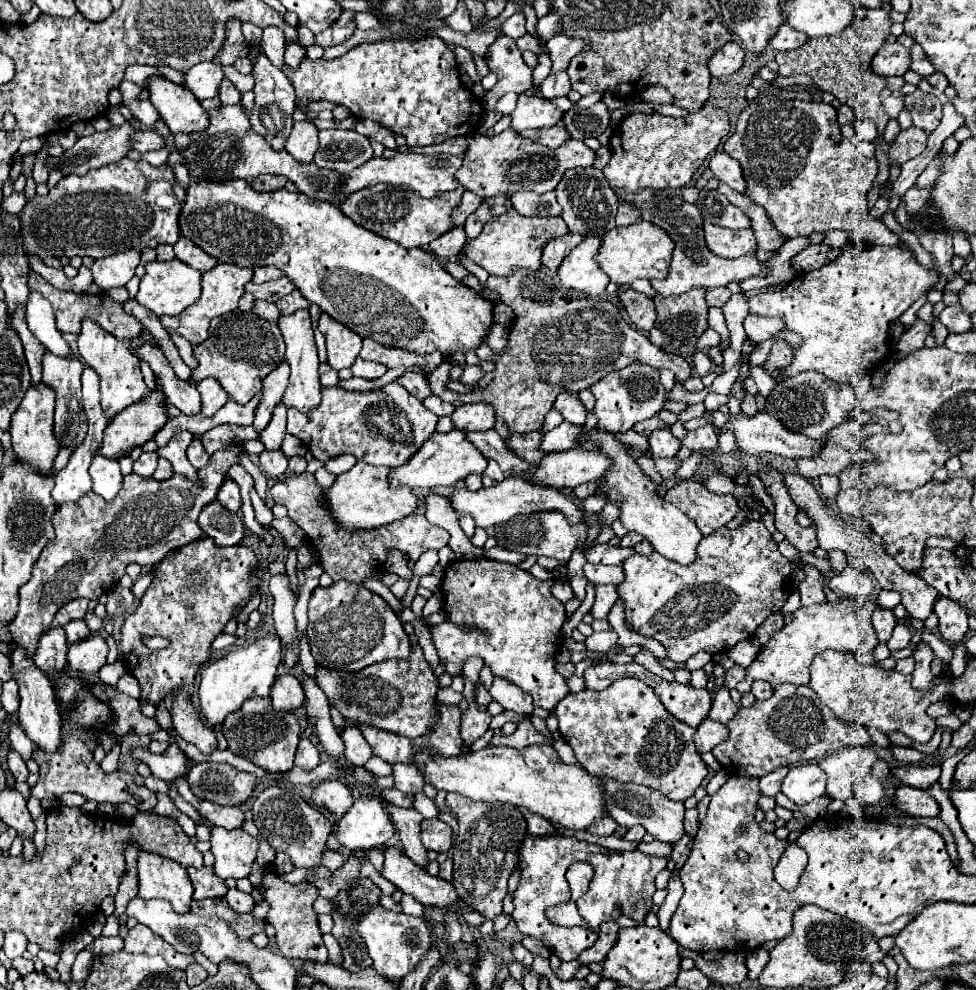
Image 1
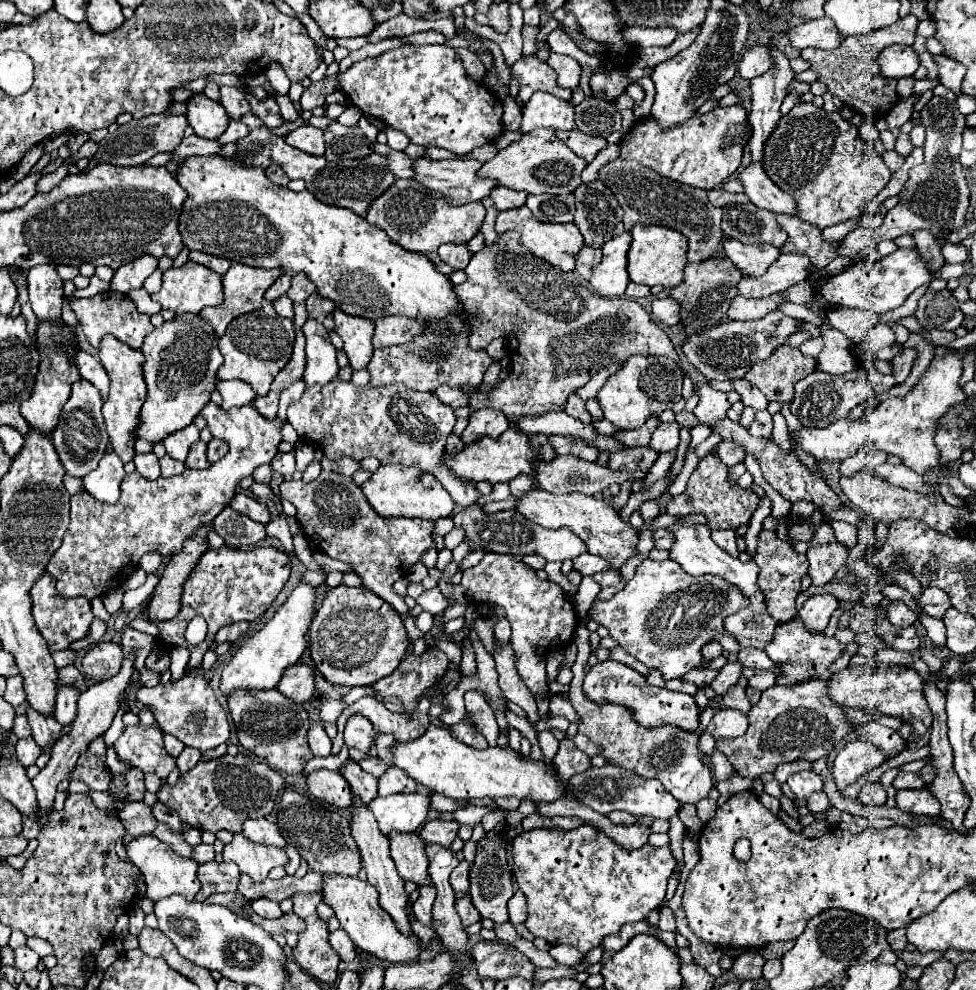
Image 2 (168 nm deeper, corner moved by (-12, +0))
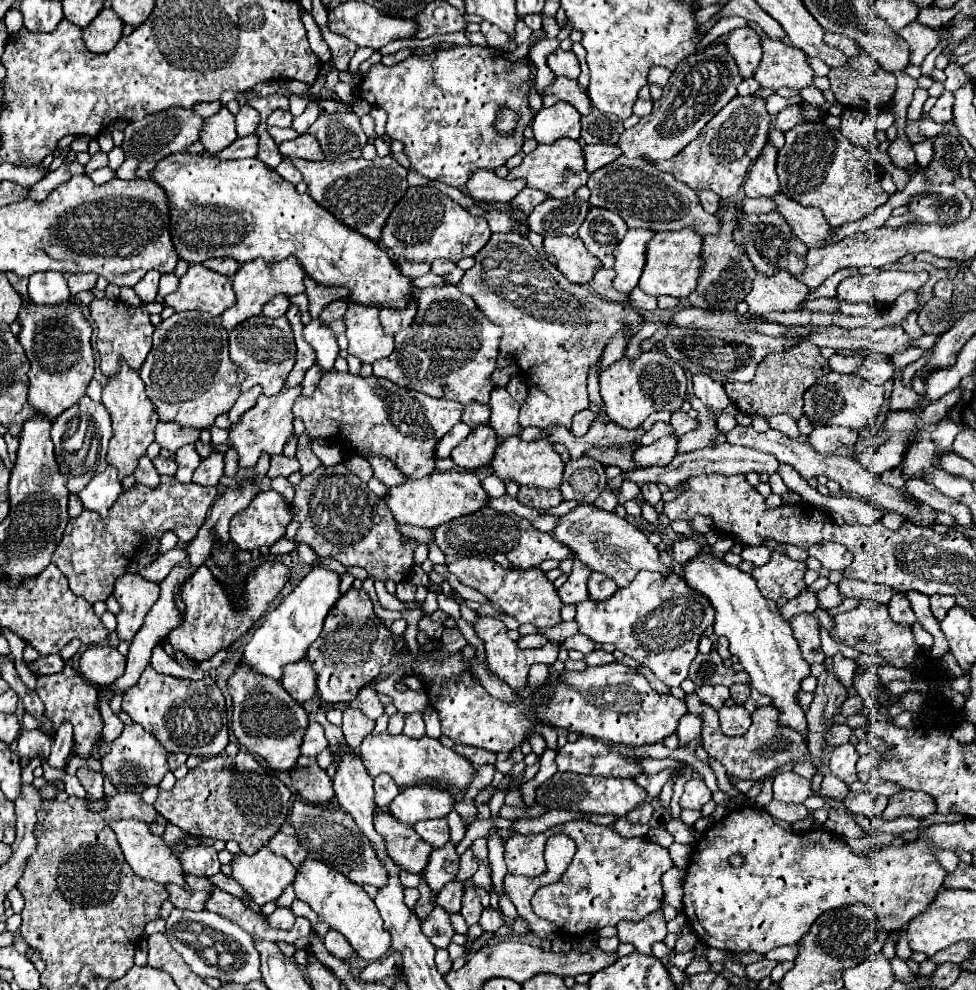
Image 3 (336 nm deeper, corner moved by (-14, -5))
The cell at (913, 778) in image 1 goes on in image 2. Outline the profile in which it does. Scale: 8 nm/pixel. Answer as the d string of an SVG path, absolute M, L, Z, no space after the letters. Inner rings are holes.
M900 771L892 785L894 785L896 789L922 789L926 783L924 783L924 779L920 779L918 773L906 773L906 771Z

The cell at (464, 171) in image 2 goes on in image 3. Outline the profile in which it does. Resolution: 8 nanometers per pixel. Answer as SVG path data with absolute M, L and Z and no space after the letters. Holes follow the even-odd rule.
M476 170L466 188L474 200L500 200L500 202L510 202L522 188L526 186L526 180L506 180L498 178L494 172L486 170Z

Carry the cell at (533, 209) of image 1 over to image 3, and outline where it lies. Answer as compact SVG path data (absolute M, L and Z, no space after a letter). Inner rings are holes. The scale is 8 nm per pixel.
M548 198L544 204L536 206L528 216L532 232L542 236L574 236L578 238L578 228L582 226L590 204L580 198L554 200Z

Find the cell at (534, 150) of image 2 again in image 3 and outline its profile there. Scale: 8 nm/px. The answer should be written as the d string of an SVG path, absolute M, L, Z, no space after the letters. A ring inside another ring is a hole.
M562 138L556 144L538 144L536 150L532 154L528 154L518 168L510 170L508 178L510 180L524 178L524 180L528 180L530 188L538 188L538 190L550 194L550 198L568 198L580 186L584 186L588 180L588 172L586 172L584 164L586 164L584 152L582 152L582 146L578 144L578 140Z

